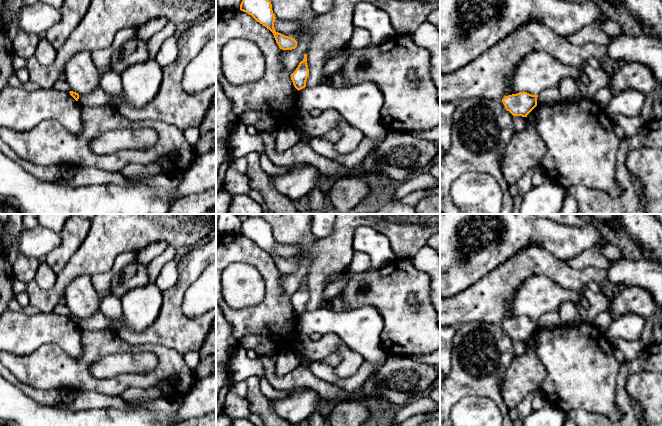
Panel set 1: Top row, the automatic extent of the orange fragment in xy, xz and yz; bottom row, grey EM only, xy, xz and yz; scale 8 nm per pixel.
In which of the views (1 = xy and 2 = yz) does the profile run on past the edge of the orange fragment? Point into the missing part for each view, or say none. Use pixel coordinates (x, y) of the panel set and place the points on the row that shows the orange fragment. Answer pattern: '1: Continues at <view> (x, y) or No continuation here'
1: No continuation here
2: No continuation here

